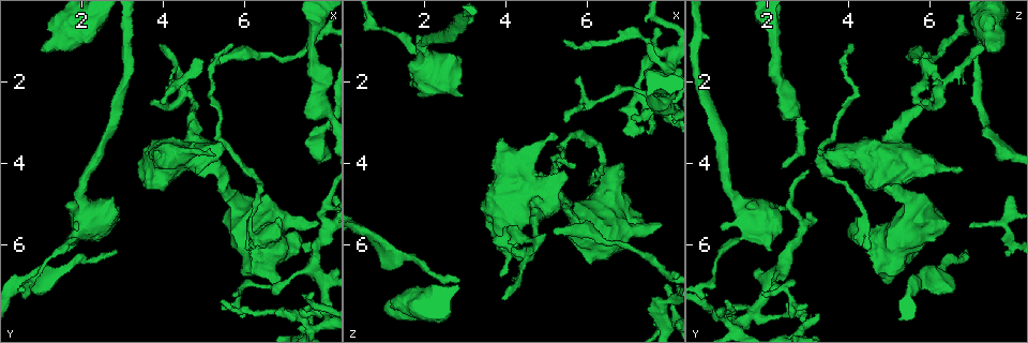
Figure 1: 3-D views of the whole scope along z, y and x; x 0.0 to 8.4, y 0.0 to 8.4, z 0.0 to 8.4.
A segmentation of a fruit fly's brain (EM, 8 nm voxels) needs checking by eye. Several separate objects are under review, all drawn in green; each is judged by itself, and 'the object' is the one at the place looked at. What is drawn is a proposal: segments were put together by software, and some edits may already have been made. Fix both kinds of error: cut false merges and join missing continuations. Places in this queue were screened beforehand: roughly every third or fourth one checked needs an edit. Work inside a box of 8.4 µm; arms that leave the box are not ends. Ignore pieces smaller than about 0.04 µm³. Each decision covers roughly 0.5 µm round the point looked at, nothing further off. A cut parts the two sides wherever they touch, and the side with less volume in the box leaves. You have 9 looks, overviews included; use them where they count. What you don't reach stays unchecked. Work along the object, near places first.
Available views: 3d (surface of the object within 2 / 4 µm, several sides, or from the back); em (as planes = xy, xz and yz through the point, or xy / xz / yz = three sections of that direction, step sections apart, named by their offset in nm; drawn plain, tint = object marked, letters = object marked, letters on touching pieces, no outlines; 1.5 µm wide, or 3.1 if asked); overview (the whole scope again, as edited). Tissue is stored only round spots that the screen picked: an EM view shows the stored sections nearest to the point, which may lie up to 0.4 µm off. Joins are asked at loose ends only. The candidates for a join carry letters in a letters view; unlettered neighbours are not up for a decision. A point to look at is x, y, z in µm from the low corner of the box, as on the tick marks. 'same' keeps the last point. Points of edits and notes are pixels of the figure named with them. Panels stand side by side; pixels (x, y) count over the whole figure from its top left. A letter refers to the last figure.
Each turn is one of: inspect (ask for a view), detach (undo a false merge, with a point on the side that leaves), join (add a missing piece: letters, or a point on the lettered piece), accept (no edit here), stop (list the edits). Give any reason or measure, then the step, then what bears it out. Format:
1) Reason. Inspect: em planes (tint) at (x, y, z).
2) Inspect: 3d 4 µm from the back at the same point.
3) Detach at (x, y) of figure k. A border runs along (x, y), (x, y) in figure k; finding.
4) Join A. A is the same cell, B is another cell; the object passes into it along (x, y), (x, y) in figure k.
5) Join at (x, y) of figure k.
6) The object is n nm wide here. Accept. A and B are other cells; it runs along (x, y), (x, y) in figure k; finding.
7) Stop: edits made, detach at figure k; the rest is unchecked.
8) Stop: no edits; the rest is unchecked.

Branch stops here. Inspect: em planes (letters) at (1.65, 6.20, 2.00).

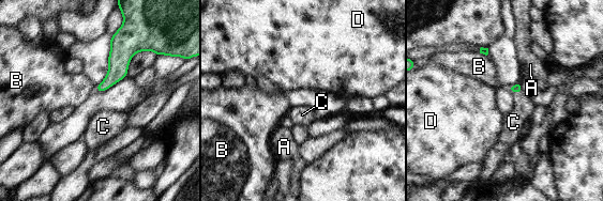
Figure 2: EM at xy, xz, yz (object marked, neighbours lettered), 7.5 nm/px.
The longest contact is with C, 70 nm. Join C. C is the same cell, A, B and D are other cells; the object passes into it along (517, 88), (517, 92), (513, 122) in figure 2; the neuron continues.

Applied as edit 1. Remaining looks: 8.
Inspect: overview.

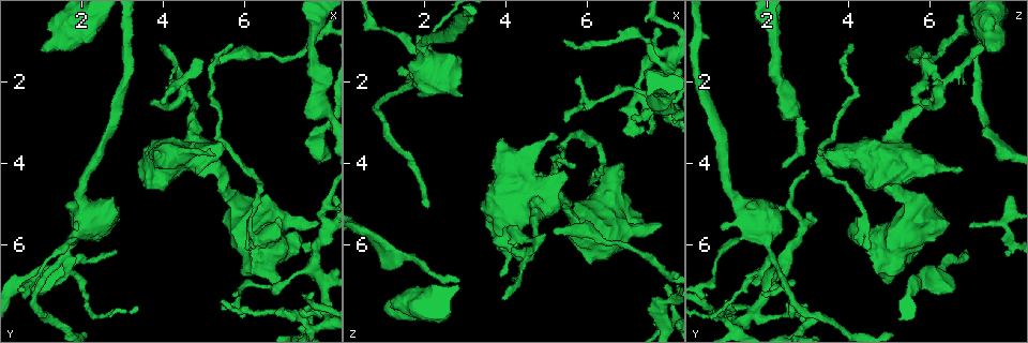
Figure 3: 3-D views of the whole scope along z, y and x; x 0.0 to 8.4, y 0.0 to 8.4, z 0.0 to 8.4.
Thin end. Inspect: em planes (letters) at (7.45, 7.50, 1.05).

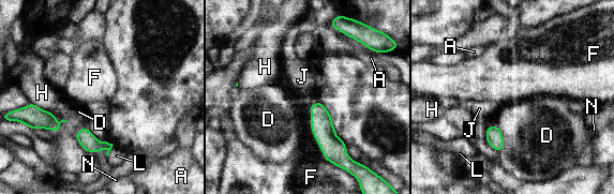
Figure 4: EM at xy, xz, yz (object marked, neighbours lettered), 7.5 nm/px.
Accept. A, D, F, H, J, L and N are other cells; none of them fits.

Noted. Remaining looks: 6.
Branch stops here. Inspect: em planes (plain) at (6.00, 7.75, 2.70).

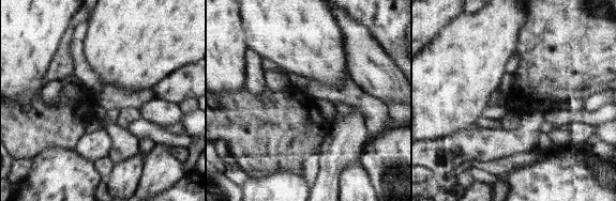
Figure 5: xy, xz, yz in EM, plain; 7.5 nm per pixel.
Inspect: em planes (letters) at the same point.

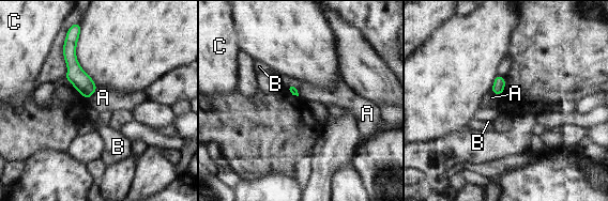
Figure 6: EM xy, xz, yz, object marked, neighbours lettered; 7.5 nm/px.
The object is 70 nm wide here. Accept. A, B and C are other cells; a border runs along (97, 88), (87, 99) in figure 6; no lettered piece goes on from it.

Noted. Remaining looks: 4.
Inspect: 3d 2 µm at (5.45, 7.45, 0.95).

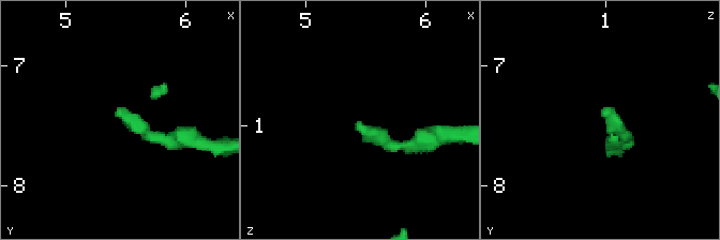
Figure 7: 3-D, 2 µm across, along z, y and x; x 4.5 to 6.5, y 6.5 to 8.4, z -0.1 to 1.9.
Need the tissue. Inspect: em yz step 4 (letters) at (5.38, 7.44, 0.98).

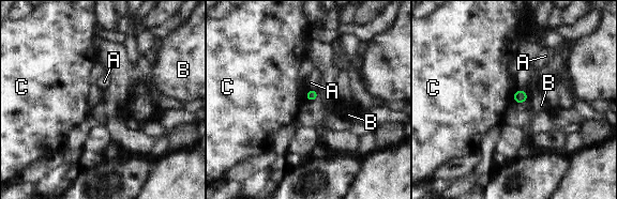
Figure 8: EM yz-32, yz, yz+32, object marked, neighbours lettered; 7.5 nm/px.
The longest contact is with C, 90 nm. Accept. A, B and C are other cells; no lettered piece goes on from it.

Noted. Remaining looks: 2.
Stop: edits made, join at figure 2; the rest is unchecked.

